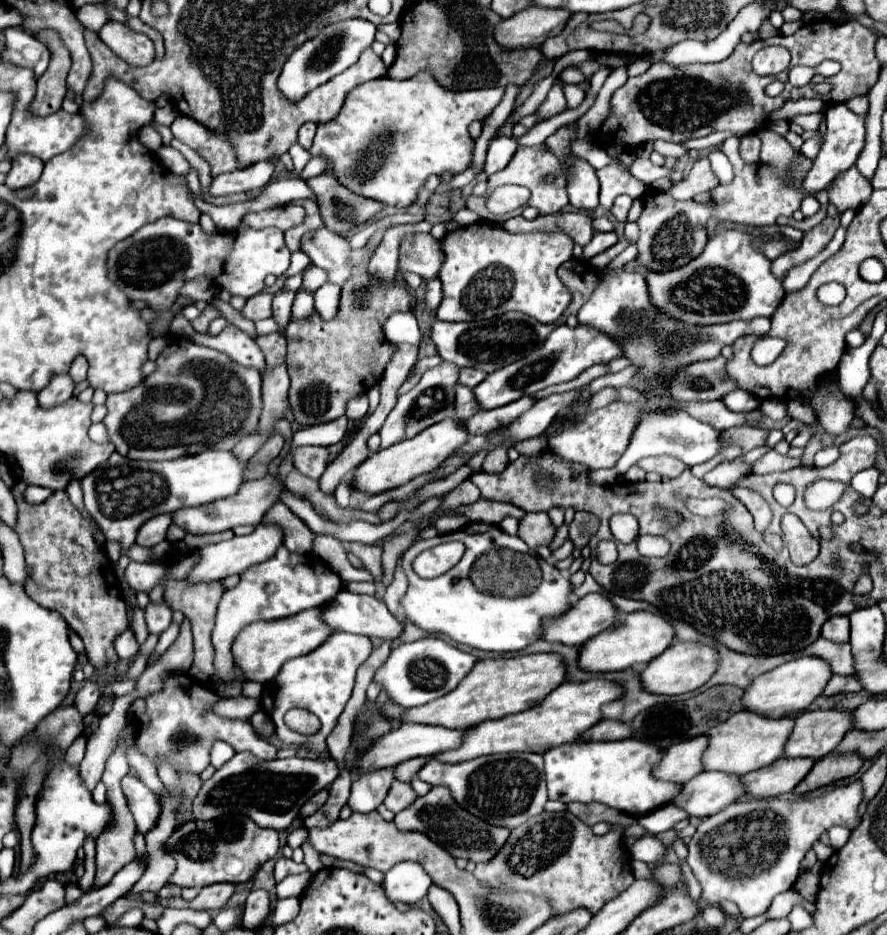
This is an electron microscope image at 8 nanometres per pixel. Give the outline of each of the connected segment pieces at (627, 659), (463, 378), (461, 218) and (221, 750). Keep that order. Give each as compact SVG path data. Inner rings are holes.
M635 611L625 615L613 627L585 641L579 647L579 667L589 673L609 673L609 671L623 671L633 665L645 665L647 661L655 659L655 655L663 653L663 649L667 649L667 645L671 645L673 641L675 633L667 617L651 611Z
M463 367L463 369L459 371L459 381L461 381L461 385L471 387L471 389L473 389L475 385L479 385L483 379L485 379L485 373L483 373L483 371L479 371L479 369Z
M461 209L461 211L457 211L457 213L451 217L451 221L453 221L453 223L459 223L459 225L463 227L463 225L471 225L471 223L479 221L479 217L477 217L473 211L469 211L469 209Z
M217 741L217 743L213 745L213 751L211 751L211 765L213 765L215 769L219 769L219 767L221 767L227 759L231 759L233 755L235 755L235 751L233 751L229 745Z

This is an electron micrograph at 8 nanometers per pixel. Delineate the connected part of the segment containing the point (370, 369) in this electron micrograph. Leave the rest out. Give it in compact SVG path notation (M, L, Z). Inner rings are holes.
M361 275L343 285L339 315L333 321L323 321L315 313L309 319L289 323L285 331L287 371L291 377L289 405L299 425L309 427L341 417L347 399L367 393L379 381L393 353L393 345L383 337L383 321L387 313L409 309L411 295L401 283L393 281L385 287L369 275Z

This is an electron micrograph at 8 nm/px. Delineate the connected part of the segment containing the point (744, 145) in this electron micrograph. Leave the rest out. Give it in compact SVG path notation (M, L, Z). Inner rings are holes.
M749 133L741 139L741 155L747 165L757 165L759 163L759 151L761 151L761 139L755 133Z

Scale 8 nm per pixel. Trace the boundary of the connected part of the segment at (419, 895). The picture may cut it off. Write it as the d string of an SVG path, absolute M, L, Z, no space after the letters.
M405 861L399 865L393 865L383 879L383 889L385 895L391 903L405 903L405 905L415 905L417 901L421 901L429 887L431 887L431 879L425 873L425 869L417 863Z

